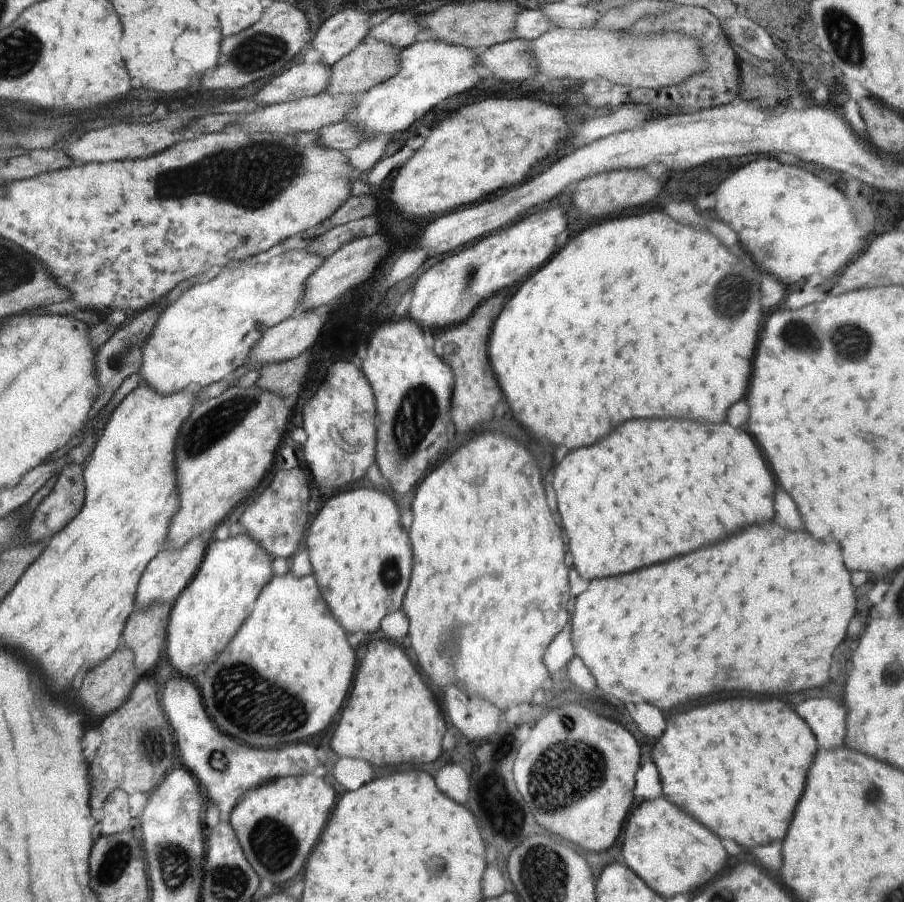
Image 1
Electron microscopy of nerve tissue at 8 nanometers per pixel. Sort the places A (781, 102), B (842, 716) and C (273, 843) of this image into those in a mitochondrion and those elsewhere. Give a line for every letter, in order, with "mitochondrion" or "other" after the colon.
A: other
B: other
C: mitochondrion

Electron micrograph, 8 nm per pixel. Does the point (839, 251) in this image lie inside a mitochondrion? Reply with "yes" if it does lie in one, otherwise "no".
no

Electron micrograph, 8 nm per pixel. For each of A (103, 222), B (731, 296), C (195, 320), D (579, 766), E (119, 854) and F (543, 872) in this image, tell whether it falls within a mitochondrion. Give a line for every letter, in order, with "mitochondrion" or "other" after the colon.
A: other
B: mitochondrion
C: other
D: mitochondrion
E: mitochondrion
F: mitochondrion

